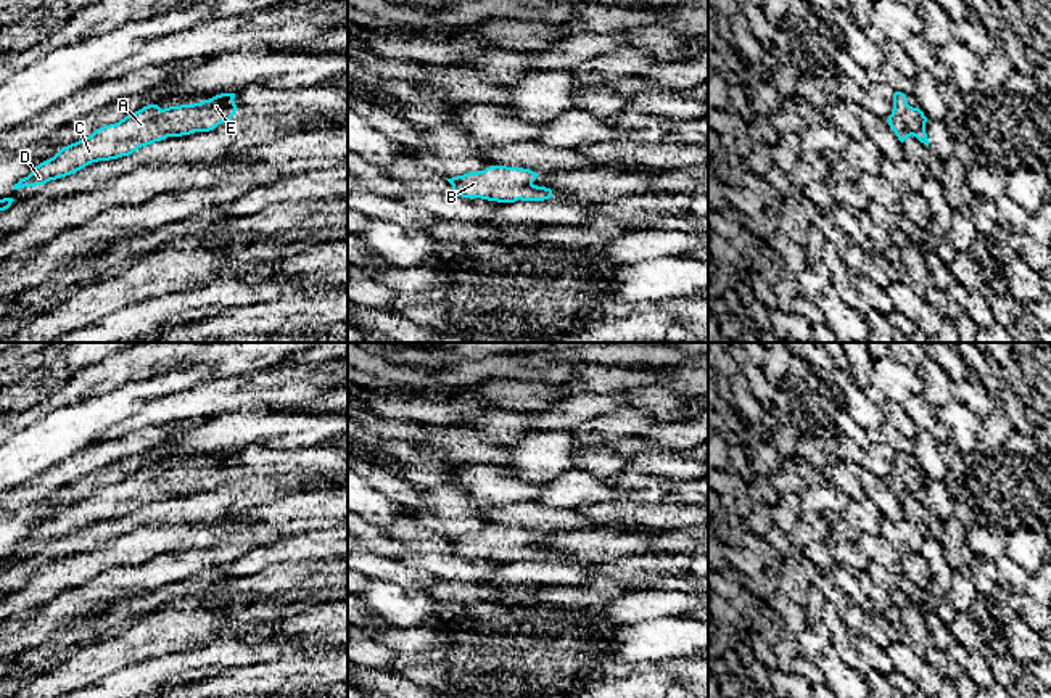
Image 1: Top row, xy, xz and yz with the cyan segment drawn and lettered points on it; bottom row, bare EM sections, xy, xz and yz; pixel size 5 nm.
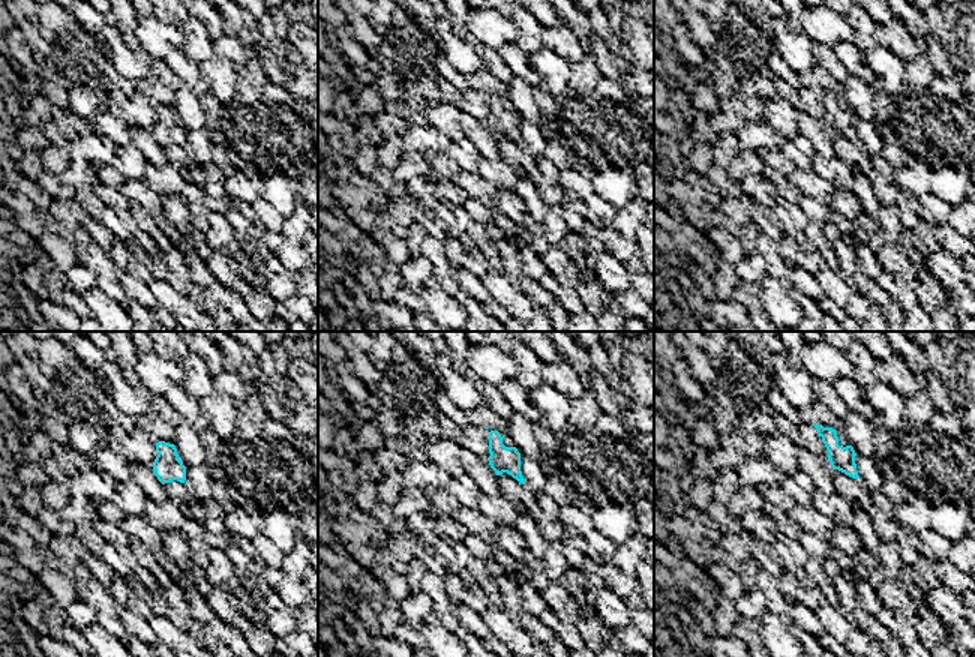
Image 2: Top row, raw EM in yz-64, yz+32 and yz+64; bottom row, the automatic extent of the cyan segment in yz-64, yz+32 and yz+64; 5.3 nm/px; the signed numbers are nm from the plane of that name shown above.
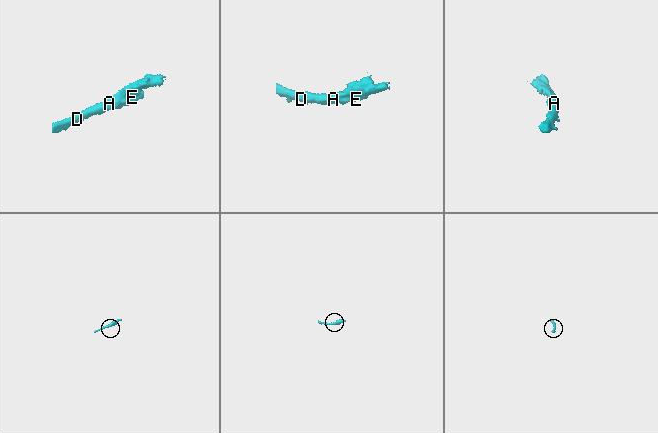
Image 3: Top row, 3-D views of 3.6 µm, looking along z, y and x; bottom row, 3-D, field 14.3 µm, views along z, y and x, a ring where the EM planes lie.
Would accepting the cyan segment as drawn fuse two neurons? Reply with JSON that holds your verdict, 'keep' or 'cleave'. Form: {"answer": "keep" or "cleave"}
{"answer": "keep"}

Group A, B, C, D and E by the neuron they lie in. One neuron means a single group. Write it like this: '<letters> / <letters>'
A B C D E

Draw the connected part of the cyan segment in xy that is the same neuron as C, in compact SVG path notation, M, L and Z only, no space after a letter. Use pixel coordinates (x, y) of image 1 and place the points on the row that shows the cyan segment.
M221 93L193 105L161 109L148 105L126 116L116 124L103 125L92 135L61 148L53 158L40 162L32 172L13 185L13 190L45 185L98 161L129 156L142 146L167 137L182 137L195 132L209 132L238 109L235 93Z

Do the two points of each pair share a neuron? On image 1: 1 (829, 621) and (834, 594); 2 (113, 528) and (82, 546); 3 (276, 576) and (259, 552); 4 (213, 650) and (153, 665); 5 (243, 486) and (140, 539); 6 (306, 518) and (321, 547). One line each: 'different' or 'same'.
1: different
2: same
3: different
4: same
5: different
6: different

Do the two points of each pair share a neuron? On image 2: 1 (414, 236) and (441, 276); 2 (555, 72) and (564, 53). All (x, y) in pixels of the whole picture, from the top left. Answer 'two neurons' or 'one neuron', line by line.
1: one neuron
2: two neurons

